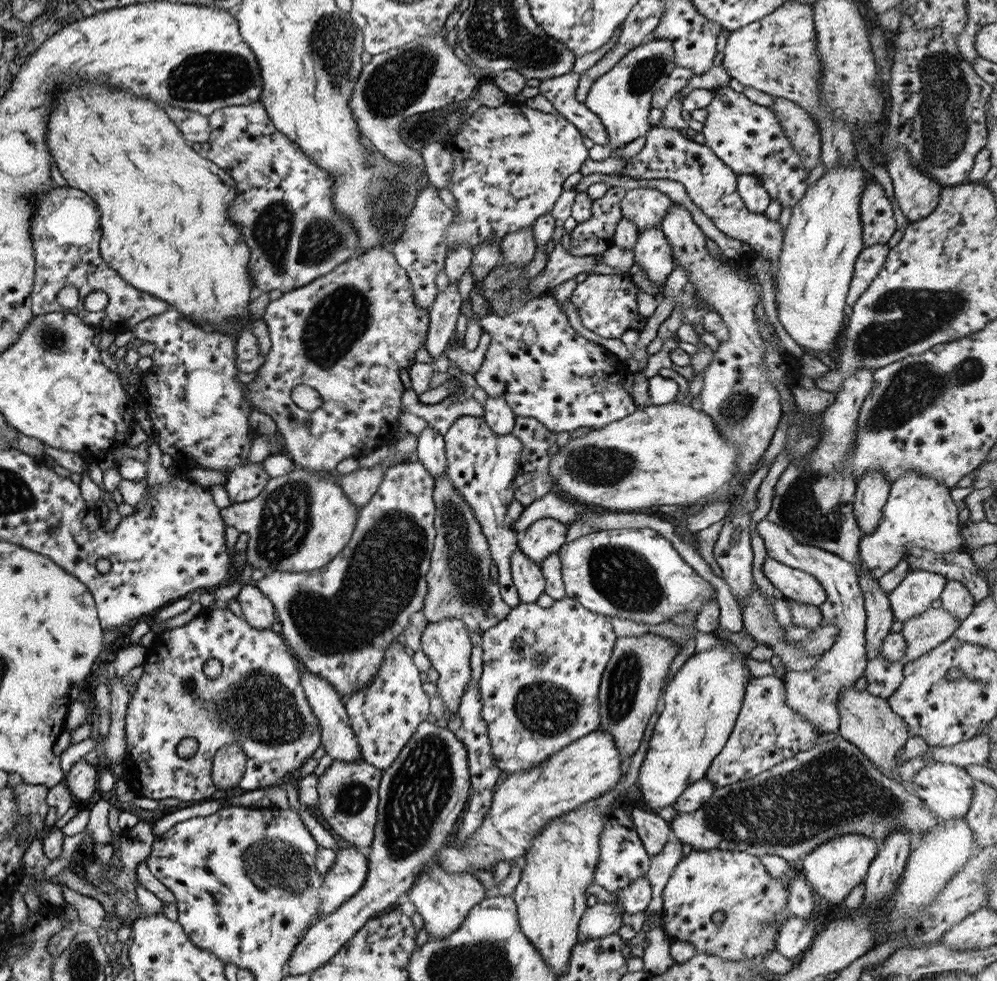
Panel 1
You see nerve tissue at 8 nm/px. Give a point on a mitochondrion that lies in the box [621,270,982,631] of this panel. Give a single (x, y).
(900, 317)

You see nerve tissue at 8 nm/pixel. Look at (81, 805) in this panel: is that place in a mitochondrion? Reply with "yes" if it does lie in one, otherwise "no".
no

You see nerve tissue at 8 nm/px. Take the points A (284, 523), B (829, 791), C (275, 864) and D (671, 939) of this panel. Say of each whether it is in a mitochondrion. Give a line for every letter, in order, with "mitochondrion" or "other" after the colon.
A: mitochondrion
B: mitochondrion
C: mitochondrion
D: other

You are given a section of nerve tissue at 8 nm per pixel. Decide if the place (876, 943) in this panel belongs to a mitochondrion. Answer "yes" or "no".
no

